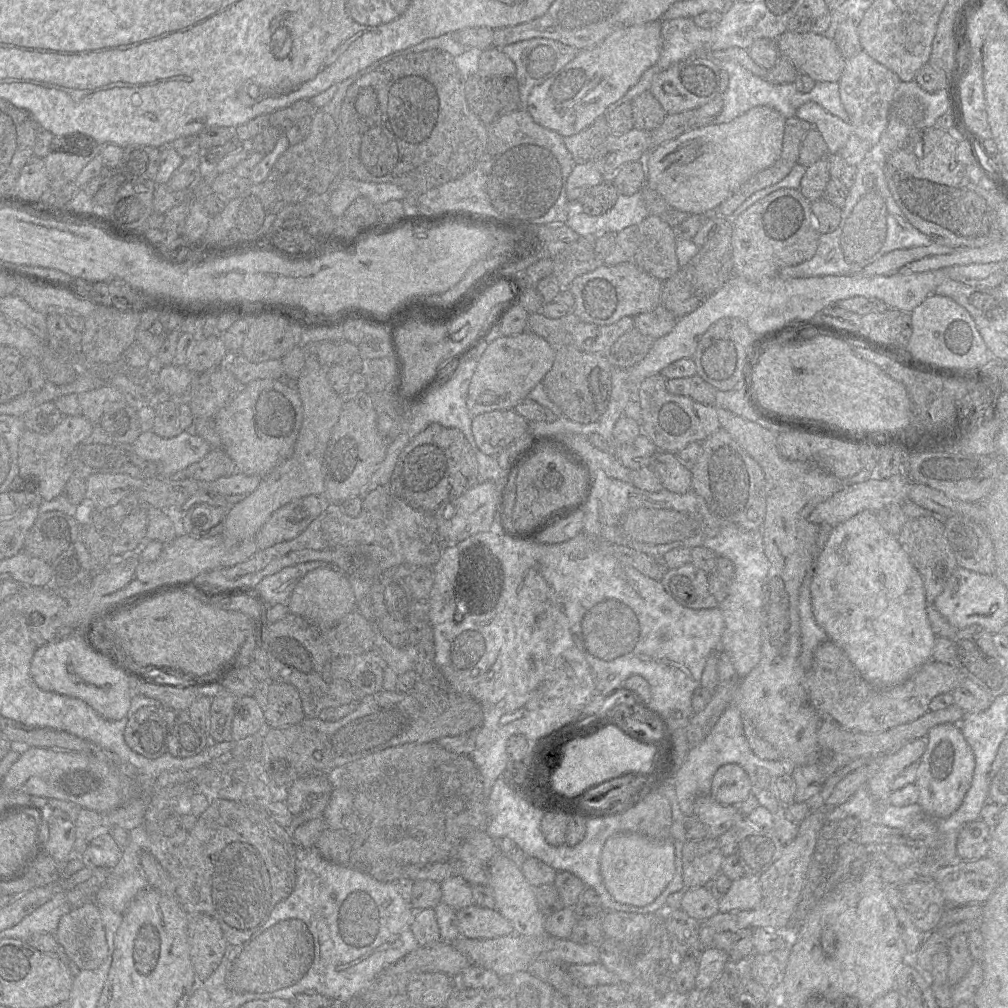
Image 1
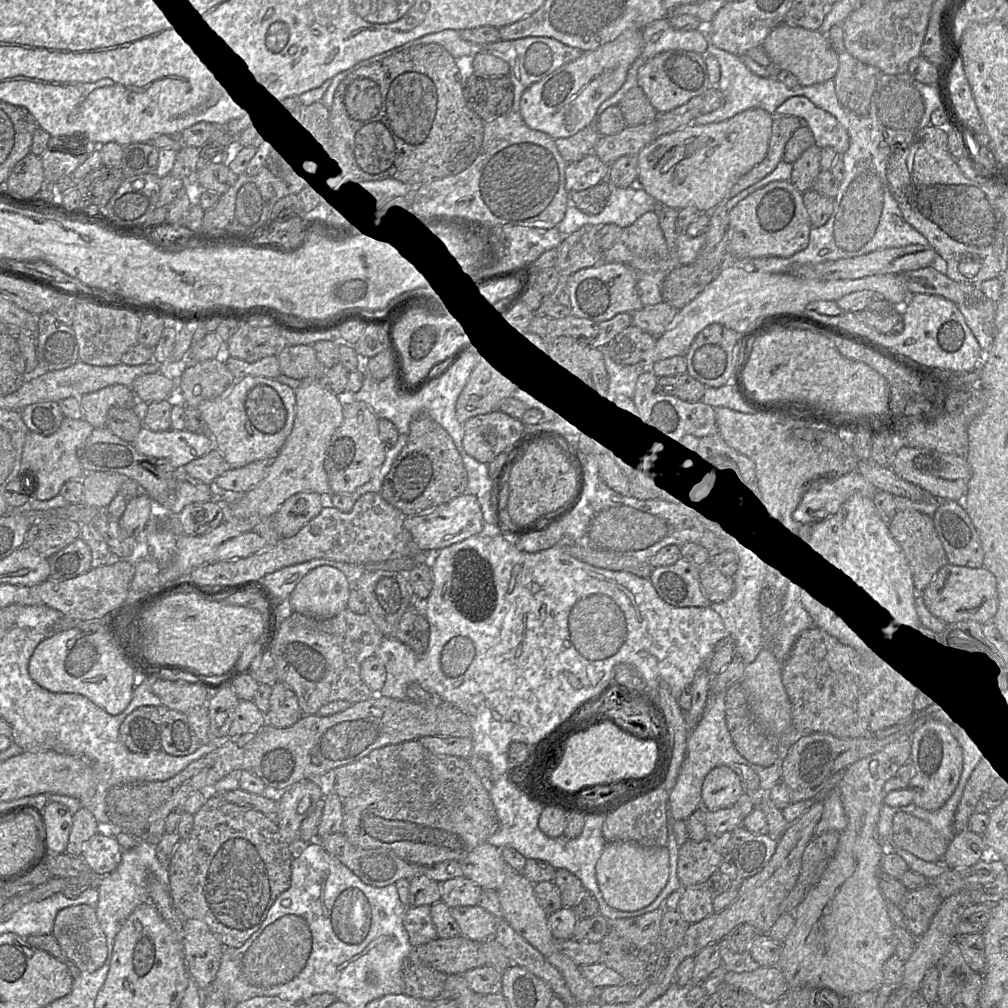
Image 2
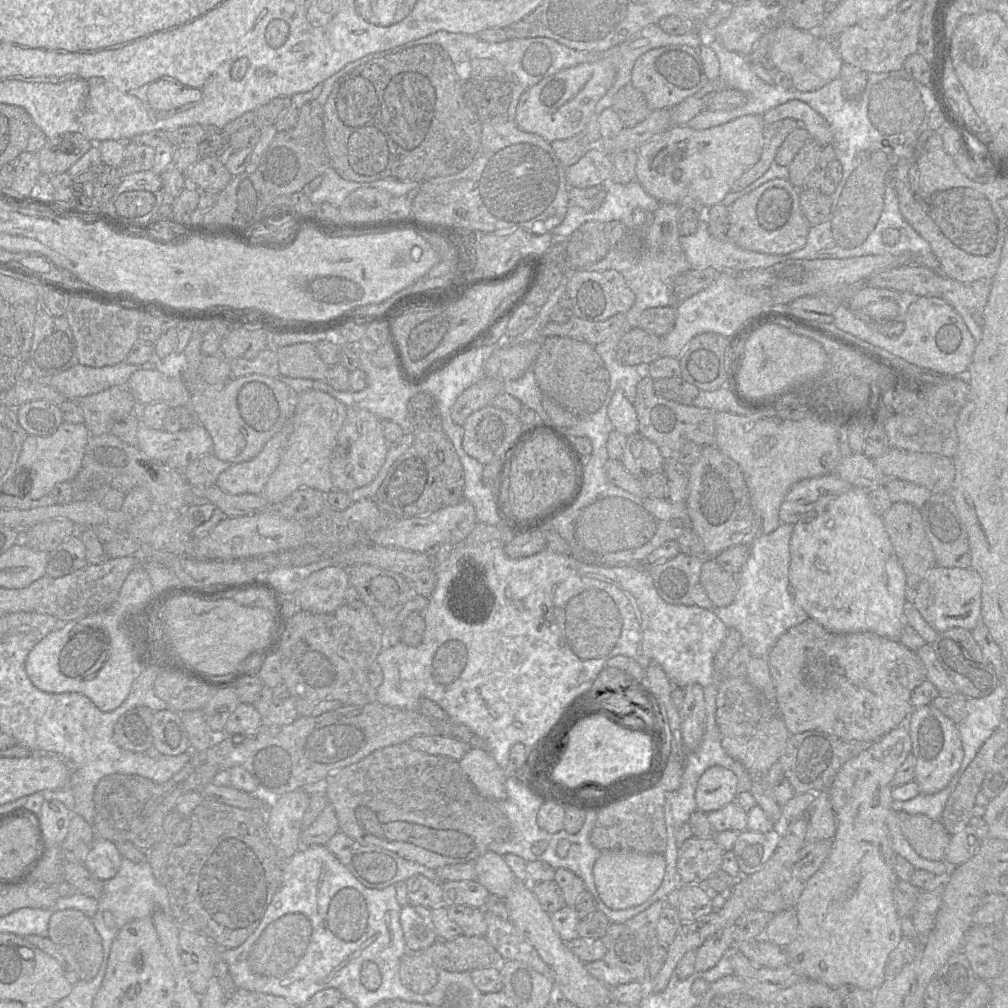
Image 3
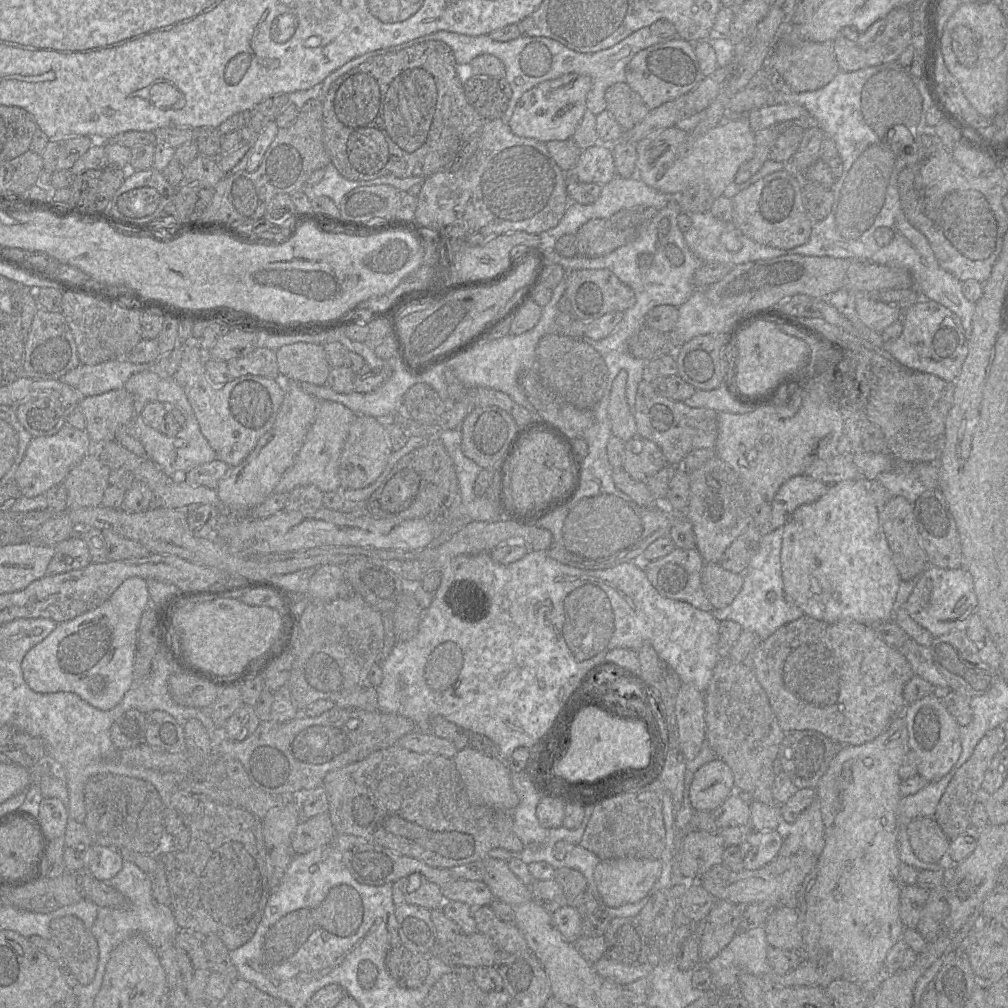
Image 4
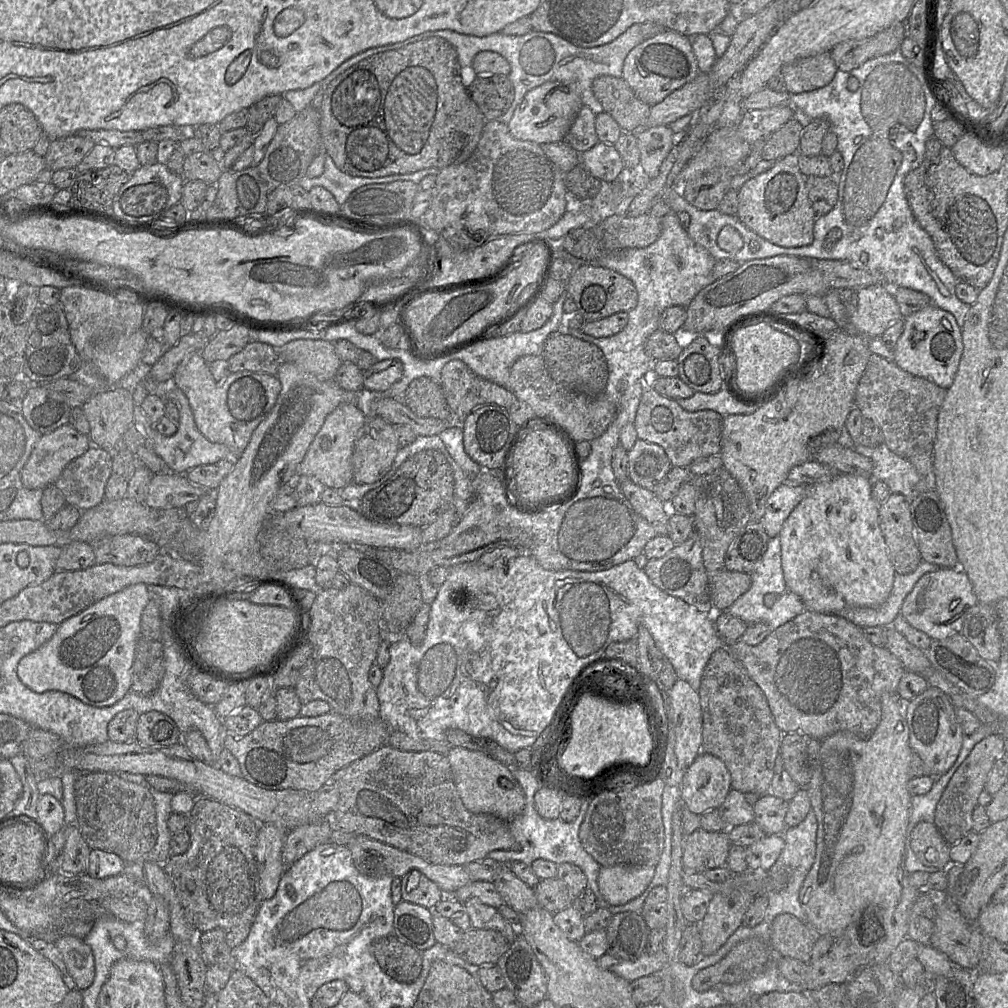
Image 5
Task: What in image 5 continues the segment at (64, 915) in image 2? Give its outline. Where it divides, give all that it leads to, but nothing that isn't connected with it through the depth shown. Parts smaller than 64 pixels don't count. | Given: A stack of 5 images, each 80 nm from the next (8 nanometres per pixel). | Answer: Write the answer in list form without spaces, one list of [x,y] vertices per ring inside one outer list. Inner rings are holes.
[[[62,936],[55,941],[55,945],[76,988],[80,991],[89,988],[95,977],[95,961],[90,946],[74,936]]]

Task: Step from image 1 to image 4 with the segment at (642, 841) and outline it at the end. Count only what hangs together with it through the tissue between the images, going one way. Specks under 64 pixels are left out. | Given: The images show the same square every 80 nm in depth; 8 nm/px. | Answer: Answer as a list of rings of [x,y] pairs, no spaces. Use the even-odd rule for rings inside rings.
[[[660,859],[600,860],[594,880],[604,903],[618,908],[643,899],[662,870]]]

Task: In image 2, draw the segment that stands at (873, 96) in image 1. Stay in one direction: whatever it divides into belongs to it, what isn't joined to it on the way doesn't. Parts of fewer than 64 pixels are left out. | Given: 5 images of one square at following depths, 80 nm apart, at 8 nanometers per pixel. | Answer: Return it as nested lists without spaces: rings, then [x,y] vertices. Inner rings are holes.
[[[848,52],[839,54],[839,66],[833,80],[839,103],[859,116],[867,116],[877,80],[883,73]],[[792,97],[782,103],[773,116],[794,116],[800,119],[801,125],[807,126],[813,134],[814,142],[820,149],[825,147],[833,148],[839,155],[844,154],[850,145],[850,139],[846,129],[837,119],[828,112],[816,107],[805,97]]]

